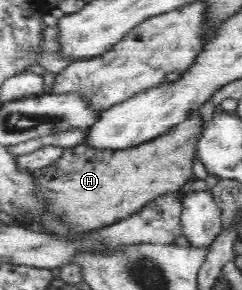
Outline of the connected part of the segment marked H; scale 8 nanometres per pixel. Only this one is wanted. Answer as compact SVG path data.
M197 109L172 130L128 151L92 151L84 144L64 149L54 164L34 172L35 180L43 196L50 197L76 227L98 229L119 223L160 198L177 196L188 180L195 180L199 140L207 122Z

